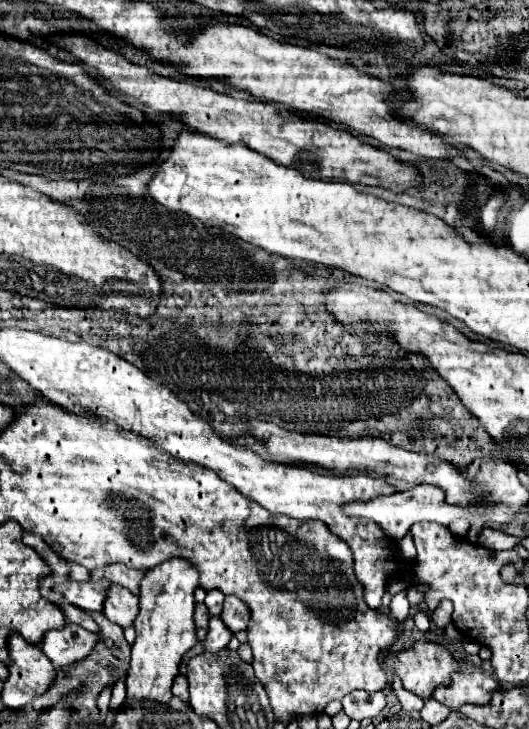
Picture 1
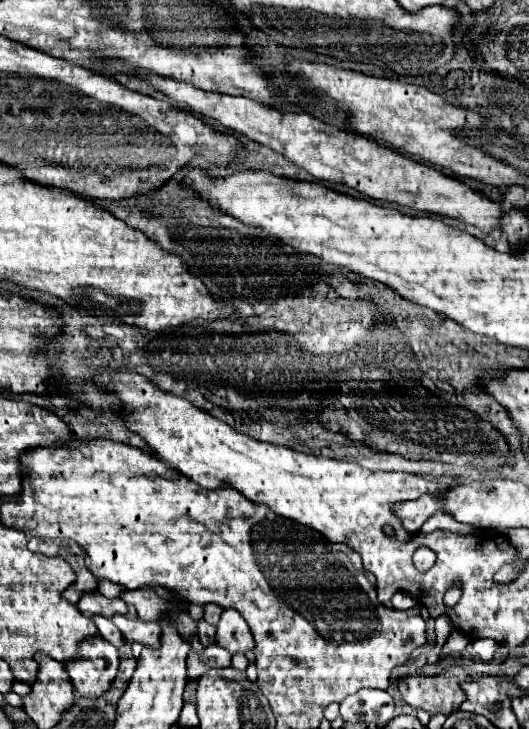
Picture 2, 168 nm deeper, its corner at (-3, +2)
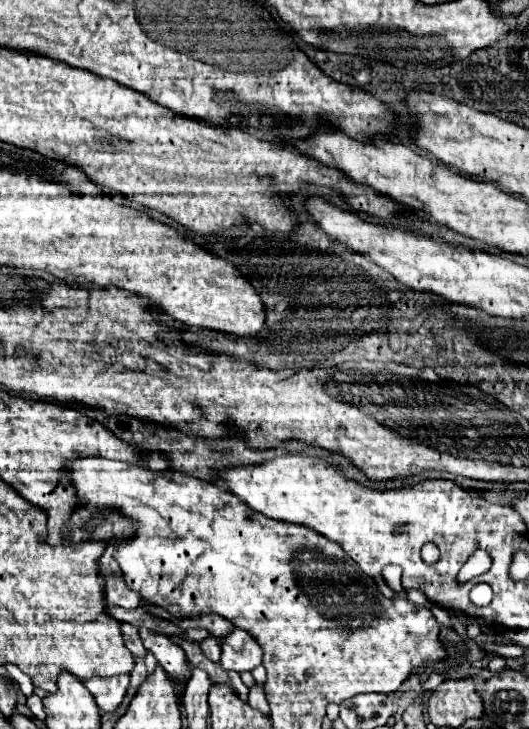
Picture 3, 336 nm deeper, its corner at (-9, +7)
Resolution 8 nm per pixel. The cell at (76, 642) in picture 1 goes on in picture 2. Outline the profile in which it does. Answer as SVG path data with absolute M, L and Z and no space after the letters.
M101 634L89 636L79 656L65 662L65 670L79 696L99 698L109 690L119 666L117 648L105 640Z

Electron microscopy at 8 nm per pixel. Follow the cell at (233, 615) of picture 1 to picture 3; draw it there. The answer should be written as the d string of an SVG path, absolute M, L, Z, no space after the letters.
M235 629L229 637L225 637L221 641L221 649L221 667L225 671L253 671L263 661L263 651L257 641L241 629Z

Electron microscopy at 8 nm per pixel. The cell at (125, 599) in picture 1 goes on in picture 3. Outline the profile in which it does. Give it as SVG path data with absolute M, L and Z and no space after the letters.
M139 627L139 633L145 649L149 649L155 655L159 667L165 667L165 673L169 673L169 677L173 677L175 681L189 679L193 667L187 663L185 653L179 645L175 645L169 637L159 635L147 627Z

